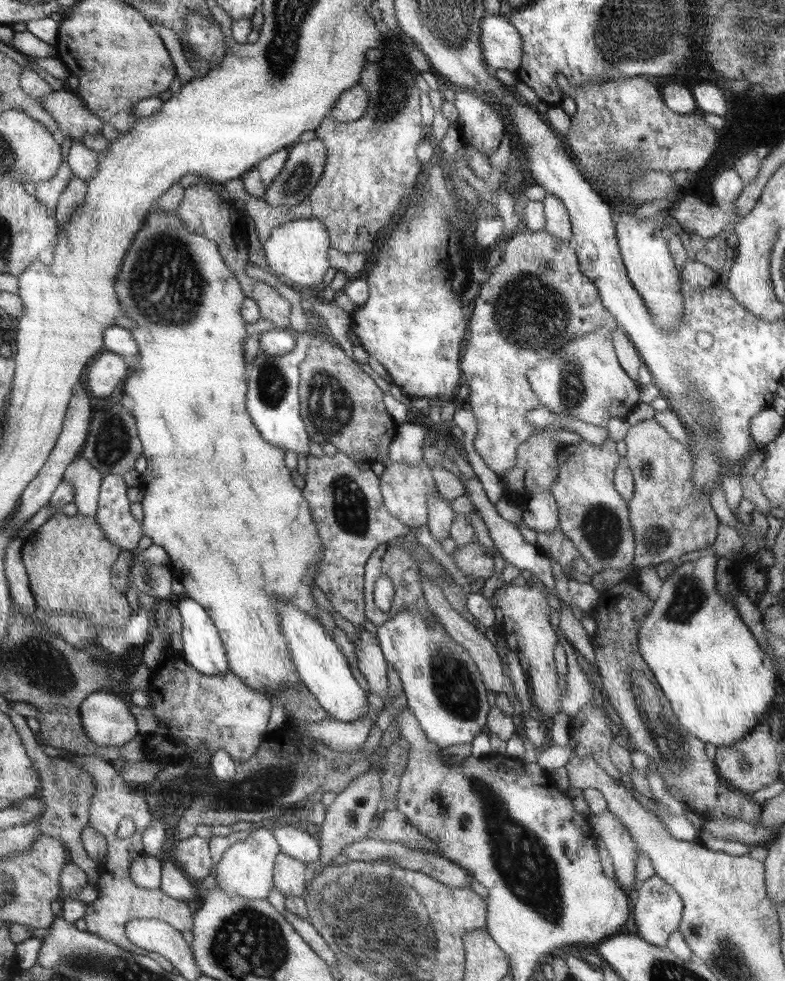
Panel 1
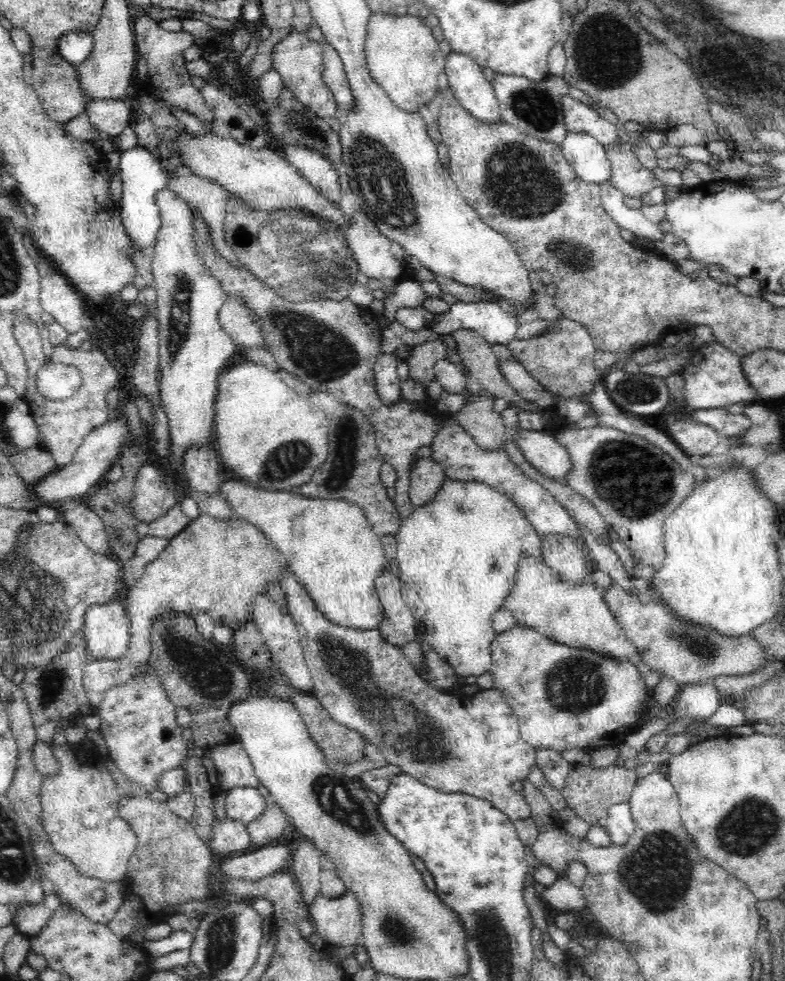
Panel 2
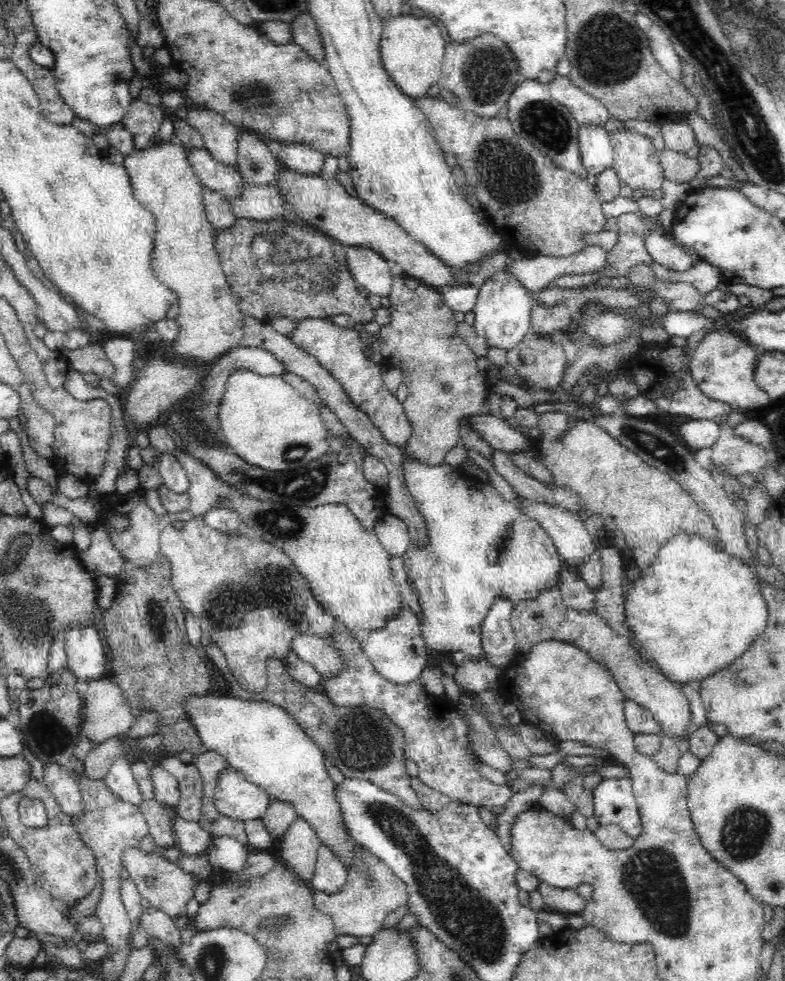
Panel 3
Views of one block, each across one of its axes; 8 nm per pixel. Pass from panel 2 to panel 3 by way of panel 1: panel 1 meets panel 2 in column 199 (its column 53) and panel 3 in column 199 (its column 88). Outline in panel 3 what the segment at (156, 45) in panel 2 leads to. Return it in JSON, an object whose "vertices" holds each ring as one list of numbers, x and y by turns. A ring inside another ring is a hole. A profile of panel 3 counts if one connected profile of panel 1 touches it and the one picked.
{"vertices":[[188,108,188,124,202,134,204,148,218,158,220,164,234,168,238,164,238,128,232,126,220,112,208,108]]}

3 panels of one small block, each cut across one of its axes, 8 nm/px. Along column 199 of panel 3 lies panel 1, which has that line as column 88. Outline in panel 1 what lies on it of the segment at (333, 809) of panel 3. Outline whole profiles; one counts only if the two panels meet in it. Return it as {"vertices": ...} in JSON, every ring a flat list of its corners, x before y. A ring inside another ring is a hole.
{"vertices":[[93,692,81,706,83,728,99,746,123,746,137,734,137,720,131,706,115,694]]}

